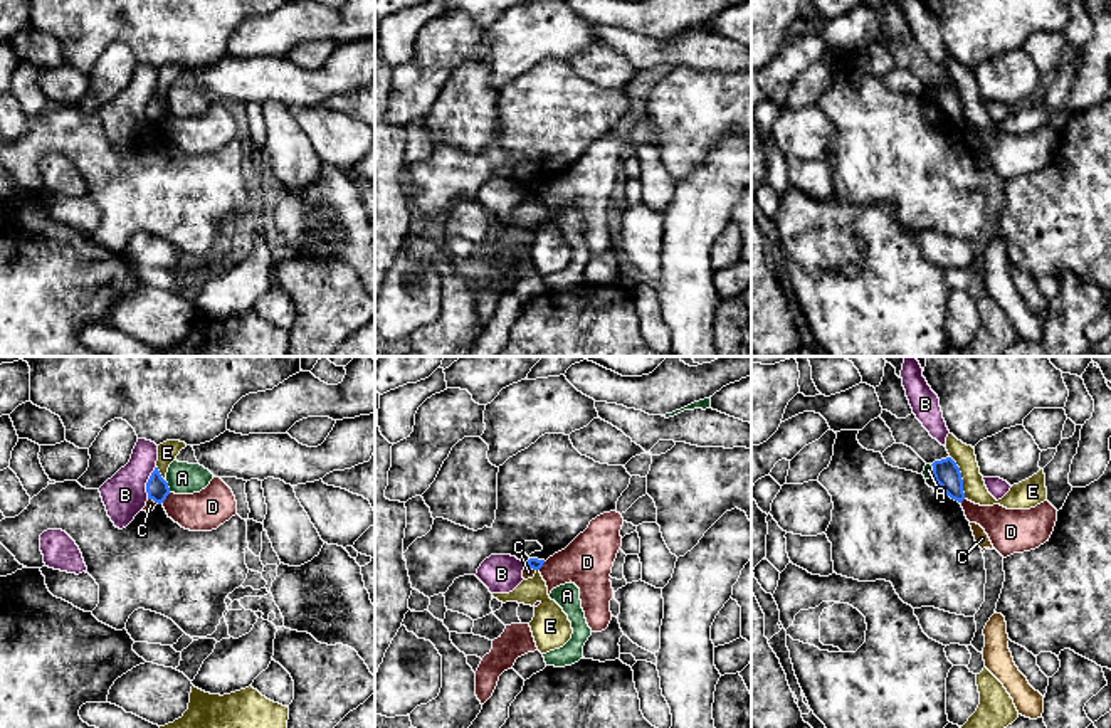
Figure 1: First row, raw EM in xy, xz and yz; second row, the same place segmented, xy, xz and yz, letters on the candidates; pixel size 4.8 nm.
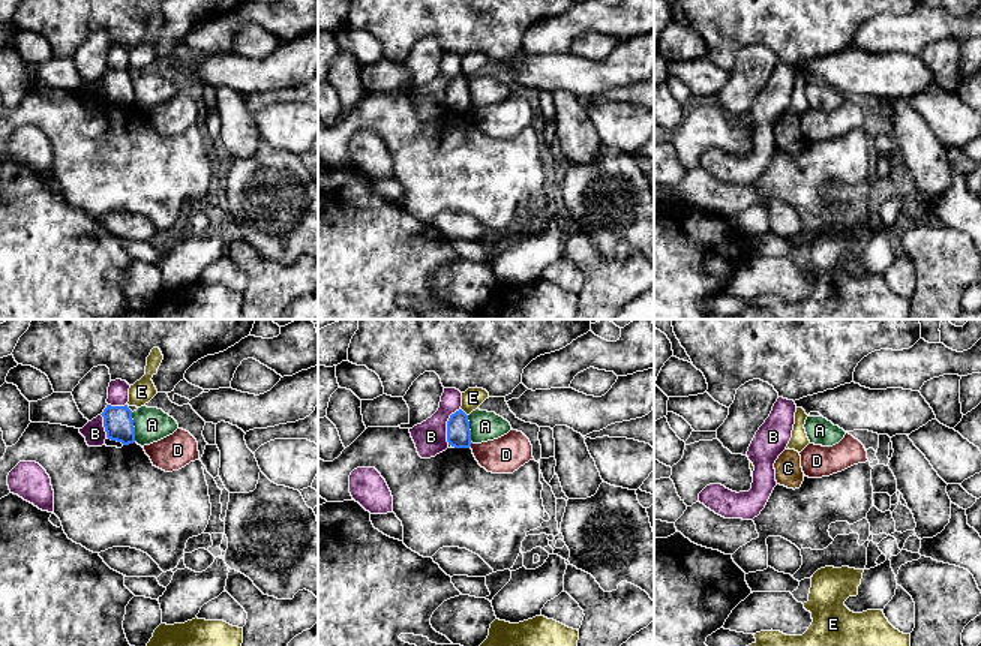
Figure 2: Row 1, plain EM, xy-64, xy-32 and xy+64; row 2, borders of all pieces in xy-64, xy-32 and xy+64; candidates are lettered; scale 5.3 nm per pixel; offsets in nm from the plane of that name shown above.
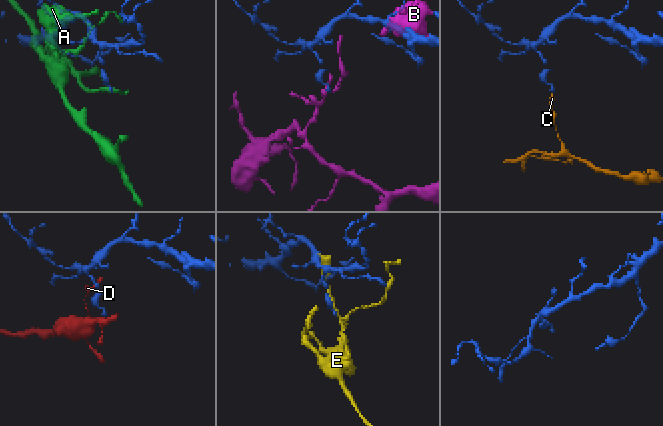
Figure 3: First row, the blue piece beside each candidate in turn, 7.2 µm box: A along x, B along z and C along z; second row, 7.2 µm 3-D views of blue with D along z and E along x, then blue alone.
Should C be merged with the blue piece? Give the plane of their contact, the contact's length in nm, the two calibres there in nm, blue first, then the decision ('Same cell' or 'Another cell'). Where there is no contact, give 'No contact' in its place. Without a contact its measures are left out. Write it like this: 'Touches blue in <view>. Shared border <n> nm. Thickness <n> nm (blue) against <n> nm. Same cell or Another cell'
Touches blue in xz. Shared border 60 nm. Thickness 60 nm (blue) against 50 nm. Another cell

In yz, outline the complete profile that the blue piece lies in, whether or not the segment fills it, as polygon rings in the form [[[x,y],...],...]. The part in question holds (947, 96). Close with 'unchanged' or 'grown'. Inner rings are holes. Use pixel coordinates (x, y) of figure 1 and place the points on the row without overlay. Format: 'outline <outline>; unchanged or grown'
outline [[[951,81],[935,84],[933,87],[935,104],[943,111],[946,119],[961,126],[965,123],[963,103],[960,91]]]; unchanged

